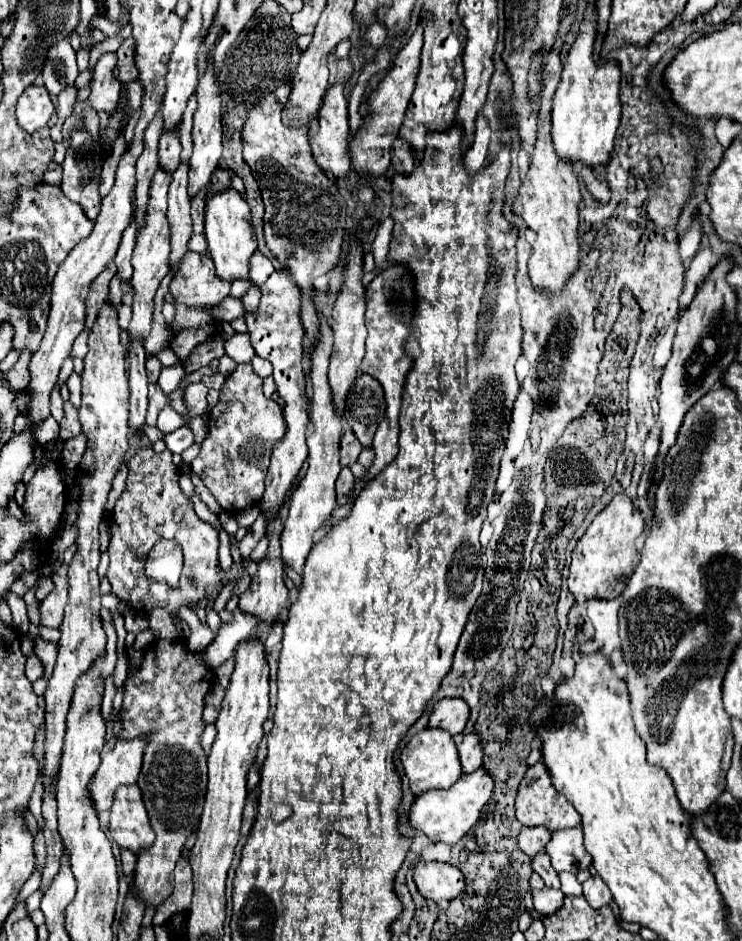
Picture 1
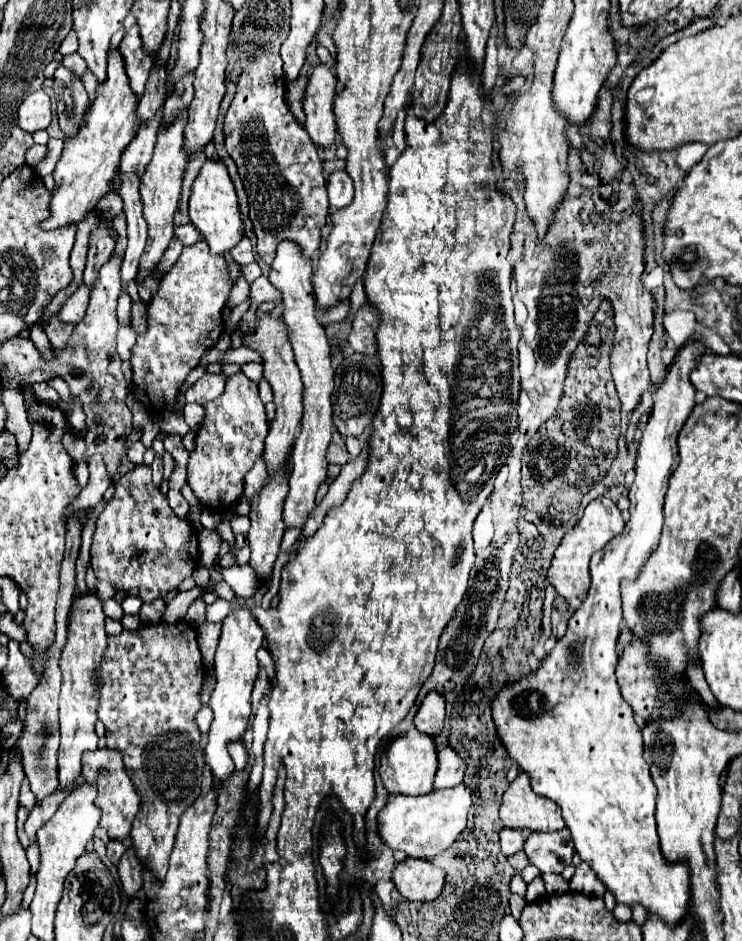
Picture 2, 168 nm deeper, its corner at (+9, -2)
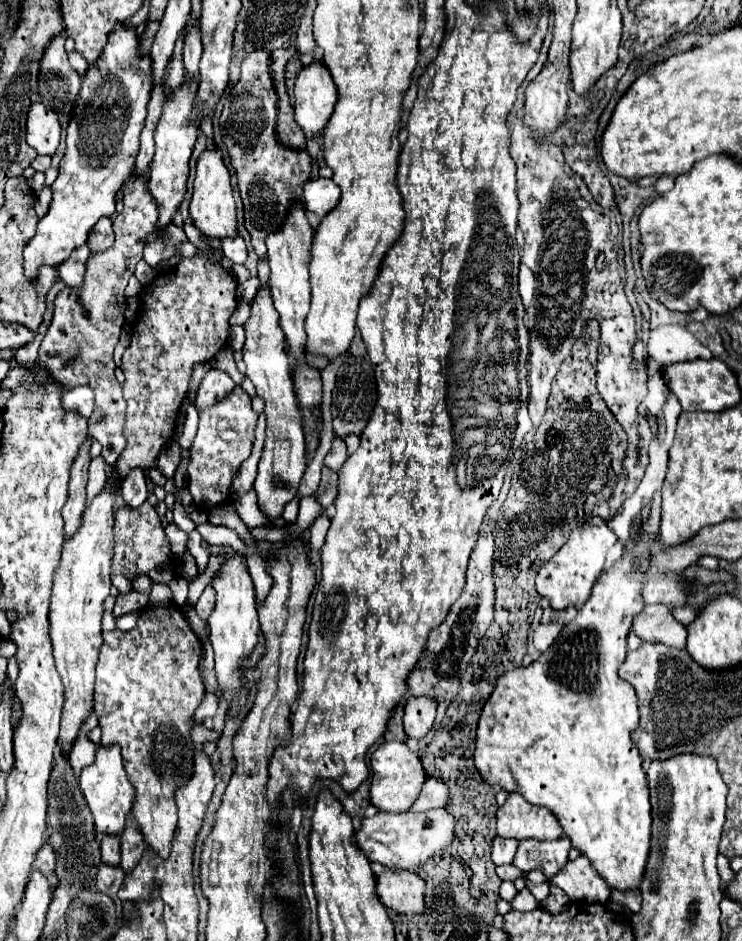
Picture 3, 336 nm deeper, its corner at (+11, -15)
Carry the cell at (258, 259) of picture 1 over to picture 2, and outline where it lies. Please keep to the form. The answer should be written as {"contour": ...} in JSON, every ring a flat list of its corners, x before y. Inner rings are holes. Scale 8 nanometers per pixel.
{"contour":[[242,237,240,243,234,247,234,251,230,251,232,259,240,265,248,265,254,261,254,253,252,253,252,245,250,245,250,239,248,237]]}

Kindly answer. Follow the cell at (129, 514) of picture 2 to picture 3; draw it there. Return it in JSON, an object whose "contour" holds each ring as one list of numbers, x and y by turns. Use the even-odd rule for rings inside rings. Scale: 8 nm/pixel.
{"contour":[[144,502,138,508,122,506,114,512,114,558,112,558,112,586,120,590,120,594,132,592,132,580,148,574,150,570,158,570,168,564,168,572,176,572,176,562,172,558,168,536,164,534,160,516,156,514,150,502]]}

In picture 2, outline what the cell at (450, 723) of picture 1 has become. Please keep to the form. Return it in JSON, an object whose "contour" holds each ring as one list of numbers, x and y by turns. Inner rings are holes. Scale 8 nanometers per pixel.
{"contour":[[430,691,422,699,422,703,418,707,418,713,414,715,414,725,416,725,418,731,434,737,442,731,444,719,446,719,446,701,440,693]]}

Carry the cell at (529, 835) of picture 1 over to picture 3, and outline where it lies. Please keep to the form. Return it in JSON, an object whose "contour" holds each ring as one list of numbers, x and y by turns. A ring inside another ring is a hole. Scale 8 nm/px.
{"contour":[[496,836,494,844,492,844,492,860,494,860,494,864,496,866,512,864,512,860,516,856,516,850,518,850,518,840,508,840,508,838]]}

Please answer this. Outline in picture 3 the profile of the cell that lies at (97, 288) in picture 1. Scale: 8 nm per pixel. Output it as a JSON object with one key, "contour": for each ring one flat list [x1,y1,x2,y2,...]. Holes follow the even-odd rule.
{"contour":[[102,218,90,232,88,236,88,248,92,254,104,252,106,248,110,248,114,244,114,232,112,232,112,220,110,218]]}

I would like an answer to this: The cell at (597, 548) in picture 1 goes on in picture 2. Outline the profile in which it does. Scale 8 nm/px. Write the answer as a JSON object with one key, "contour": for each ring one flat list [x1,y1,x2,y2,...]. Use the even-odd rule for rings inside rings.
{"contour":[[598,497,584,509,582,519,562,537,562,541,560,541,556,553,554,553,554,559,548,567,548,581,560,597,564,597,564,599,586,597,588,587,590,587,590,571,588,571,590,557,596,551,600,551,622,529,624,529,622,513,618,511,618,507,608,497]]}

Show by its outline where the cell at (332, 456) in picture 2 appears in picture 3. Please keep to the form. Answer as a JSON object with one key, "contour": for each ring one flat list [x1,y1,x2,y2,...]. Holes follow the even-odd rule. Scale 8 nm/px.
{"contour":[[334,438,334,442,332,442,332,450,328,452,328,456,324,458,324,466,326,468,330,468,332,472,336,472,336,474,340,474,340,470,342,470,342,464,346,462,346,458,348,458,348,454,346,454,346,444,344,444,344,440,342,438]]}

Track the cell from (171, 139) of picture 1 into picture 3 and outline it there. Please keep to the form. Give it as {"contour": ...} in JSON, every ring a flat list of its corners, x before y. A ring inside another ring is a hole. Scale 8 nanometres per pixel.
{"contour":[[198,22,188,26,186,40,184,40,184,72,190,78,198,76,198,62,200,62,200,40,198,40]]}

